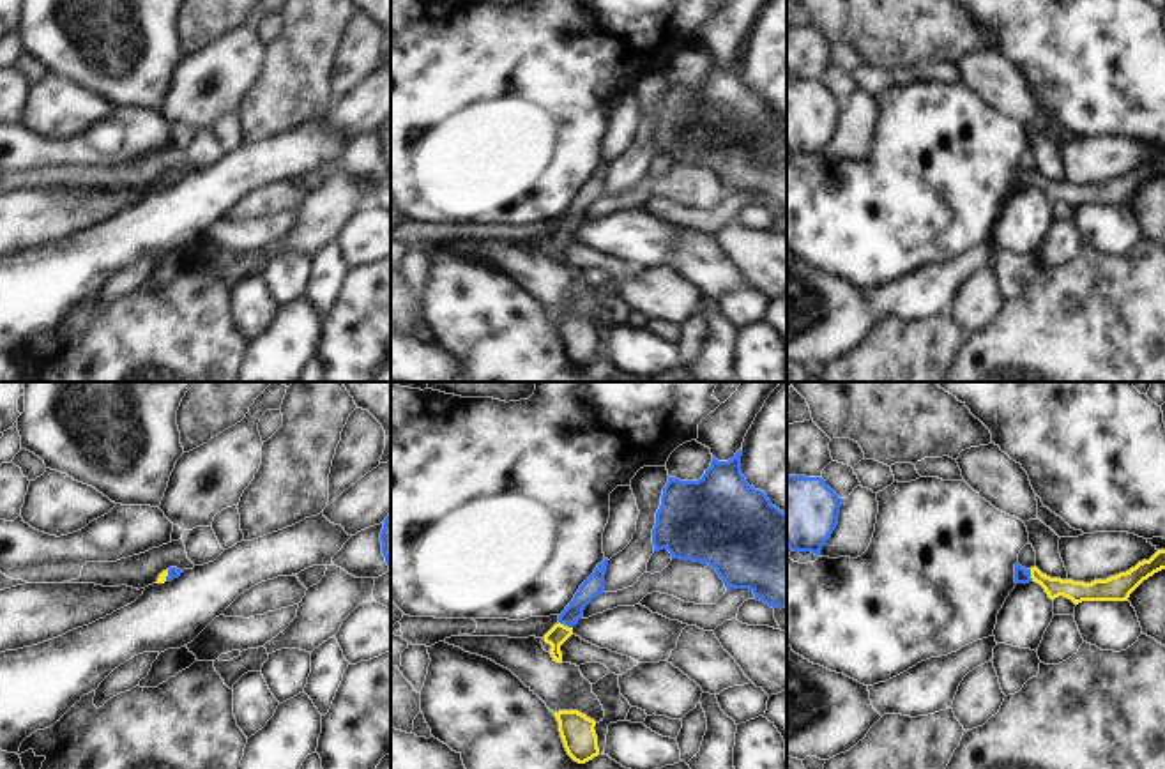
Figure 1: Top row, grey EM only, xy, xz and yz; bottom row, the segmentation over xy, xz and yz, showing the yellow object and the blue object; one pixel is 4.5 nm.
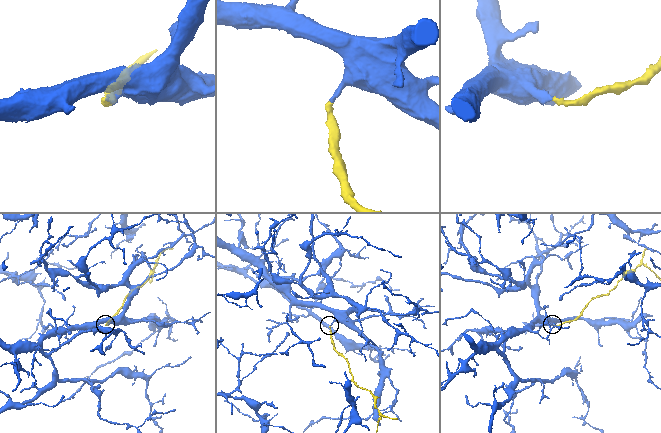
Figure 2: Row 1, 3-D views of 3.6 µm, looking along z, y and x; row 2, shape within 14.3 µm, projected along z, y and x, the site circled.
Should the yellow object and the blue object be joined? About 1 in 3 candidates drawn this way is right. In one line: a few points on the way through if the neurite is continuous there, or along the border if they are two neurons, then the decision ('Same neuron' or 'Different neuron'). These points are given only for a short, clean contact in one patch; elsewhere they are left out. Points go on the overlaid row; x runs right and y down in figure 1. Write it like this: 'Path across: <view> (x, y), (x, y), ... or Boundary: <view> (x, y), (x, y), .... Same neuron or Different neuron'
Path across: xz (559, 633), (566, 626), (580, 600), (594, 586). Same neuron.

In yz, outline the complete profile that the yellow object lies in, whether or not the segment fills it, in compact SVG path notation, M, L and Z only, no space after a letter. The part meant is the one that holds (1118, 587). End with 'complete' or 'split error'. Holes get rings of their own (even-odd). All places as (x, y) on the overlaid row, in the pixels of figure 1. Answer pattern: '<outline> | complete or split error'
M1158 550L1149 560L1138 562L1126 573L1091 583L1050 578L1036 566L1031 569L1015 564L1015 583L1039 583L1050 599L1064 596L1075 605L1082 601L1128 601L1130 594L1149 576L1165 569L1165 550Z | split error

